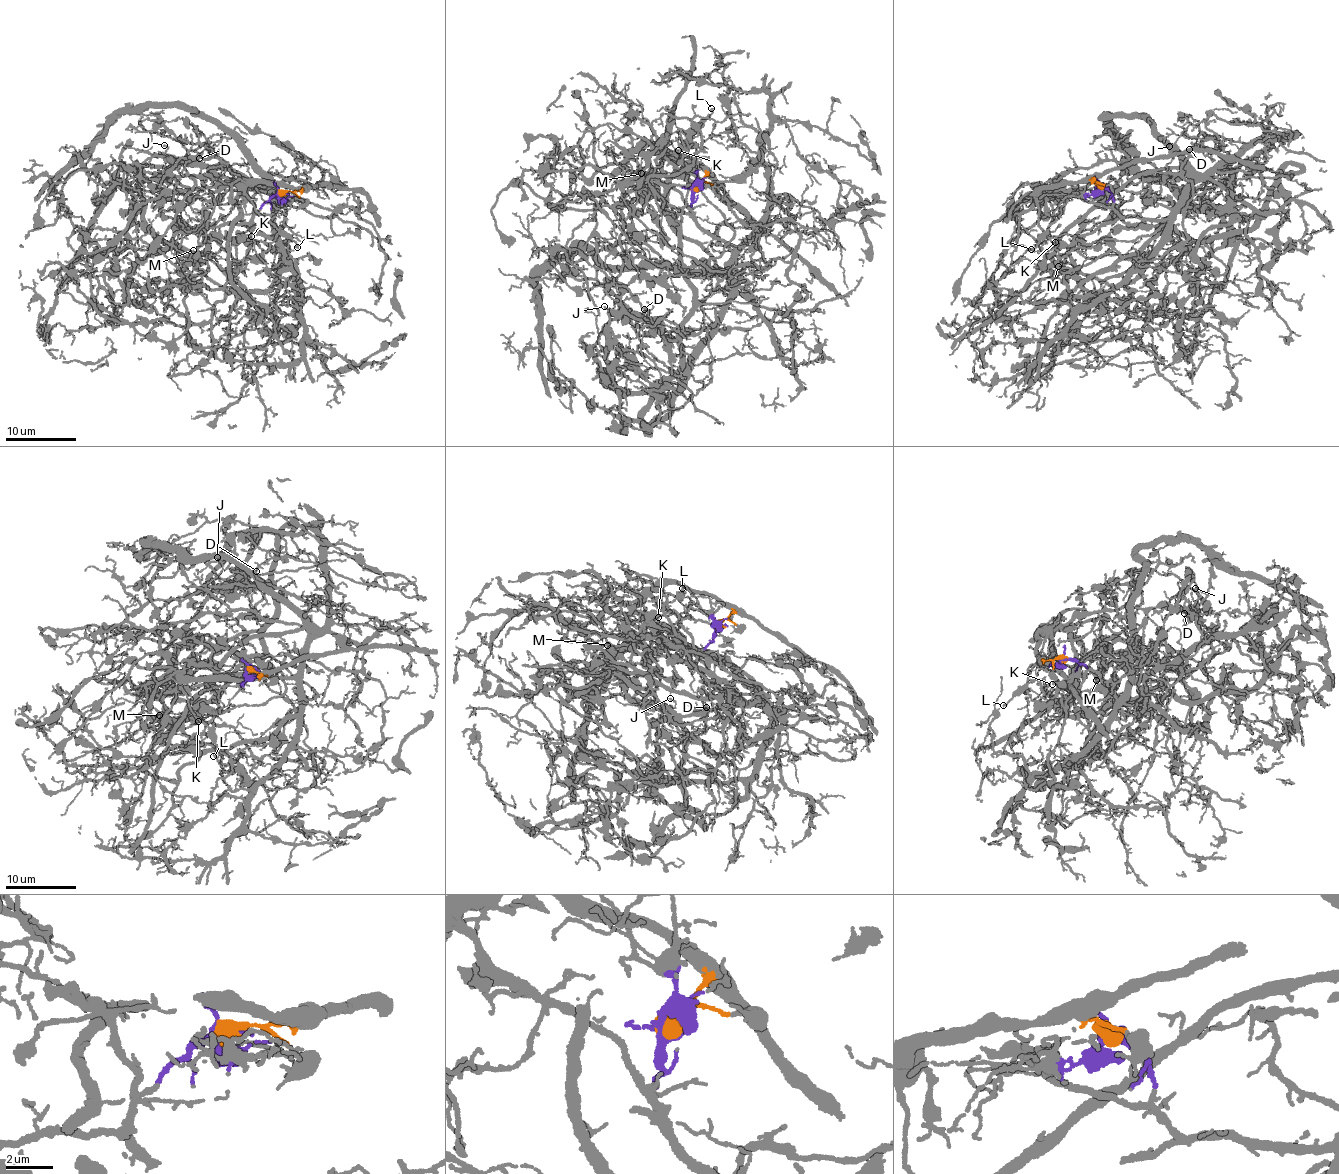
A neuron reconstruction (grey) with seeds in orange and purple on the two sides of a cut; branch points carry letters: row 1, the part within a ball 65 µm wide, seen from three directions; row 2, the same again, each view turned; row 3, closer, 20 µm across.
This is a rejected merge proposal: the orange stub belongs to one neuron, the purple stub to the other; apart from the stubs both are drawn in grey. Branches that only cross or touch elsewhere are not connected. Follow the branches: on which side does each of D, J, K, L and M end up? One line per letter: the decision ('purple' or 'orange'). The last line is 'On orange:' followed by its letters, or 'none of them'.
D: purple
J: purple
K: purple
L: orange
M: purple
On orange: L

